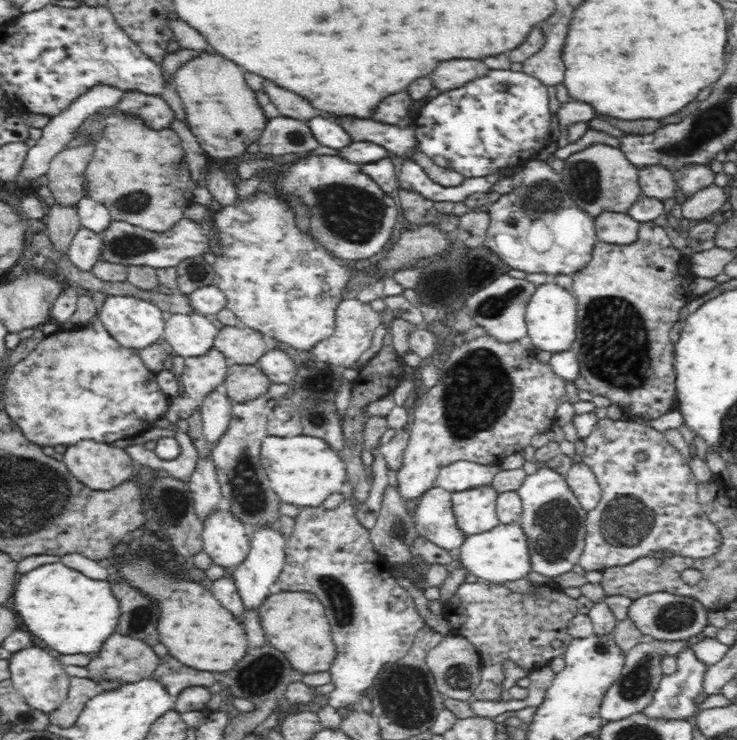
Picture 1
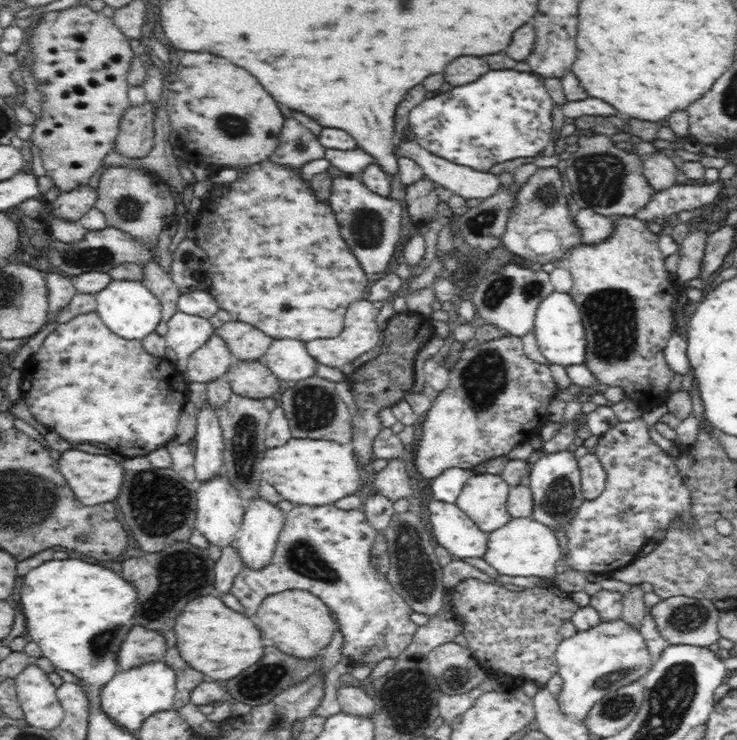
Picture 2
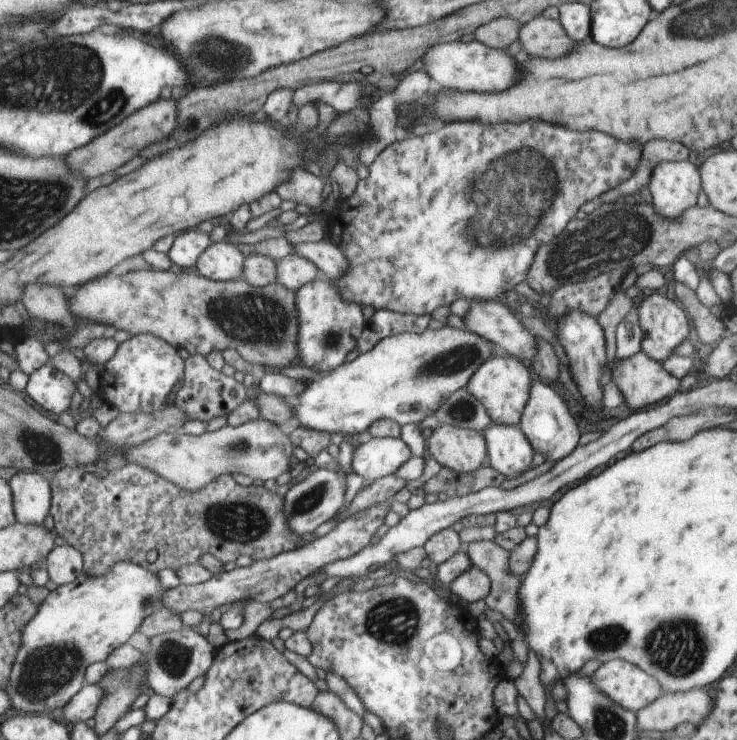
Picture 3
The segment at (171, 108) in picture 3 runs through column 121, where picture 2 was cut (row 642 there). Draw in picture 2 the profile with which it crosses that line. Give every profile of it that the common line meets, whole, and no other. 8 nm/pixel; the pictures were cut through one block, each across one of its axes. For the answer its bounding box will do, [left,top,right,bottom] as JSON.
[119,626,166,670]

